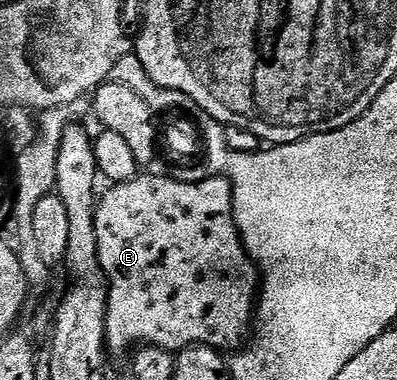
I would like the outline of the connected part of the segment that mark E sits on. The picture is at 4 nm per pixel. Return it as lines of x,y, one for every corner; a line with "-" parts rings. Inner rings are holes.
138,175
134,179
129,181
123,181
117,185
108,187
105,193
99,194
96,202
96,214
94,215
94,231
96,232
96,238
98,239
98,259
100,260
100,266
102,271
108,277
108,310
106,311
105,327
104,327
104,339
109,350
112,349
116,353
120,353
123,349
131,350
133,347
139,347
141,345
156,345
160,349
166,349
169,351
179,351
182,349
188,349
191,345
208,345
211,349
218,349
221,351
236,351
245,344
246,338
249,336
250,330
254,324
254,310
258,304
258,270
252,258
248,256
247,251
244,249
244,244
240,238
240,232
236,229
236,221
232,217
232,182
228,180
227,176
220,175
220,177
208,177
205,181
199,181
199,179
193,179
191,181
175,181
170,179
167,175
160,175
160,177
144,177
144,175

